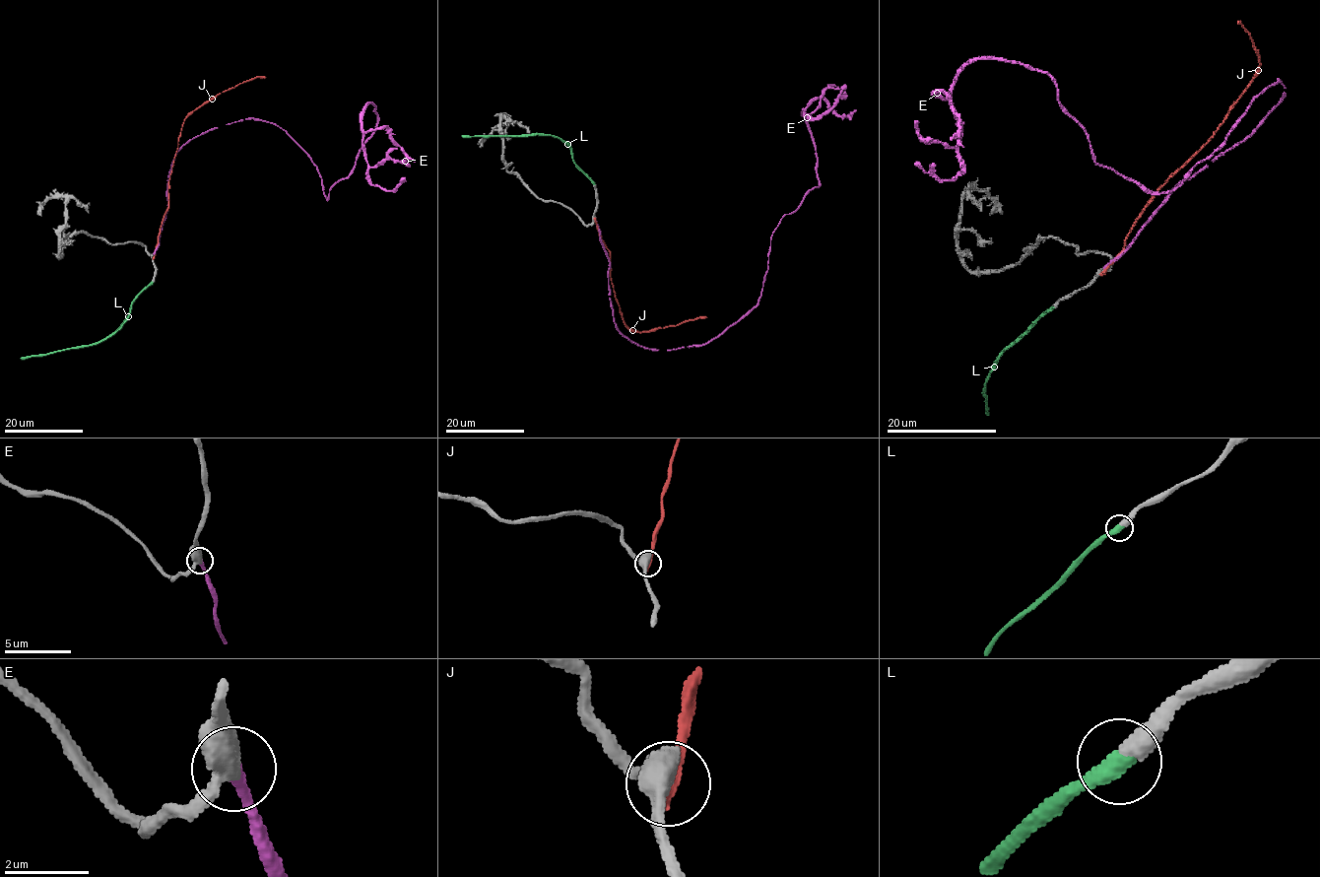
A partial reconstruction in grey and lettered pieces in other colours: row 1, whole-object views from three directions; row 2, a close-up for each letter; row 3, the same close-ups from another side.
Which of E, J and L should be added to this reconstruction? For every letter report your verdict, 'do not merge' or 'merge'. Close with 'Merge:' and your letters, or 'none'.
E: merge
J: do not merge
L: merge
Merge: E, L

